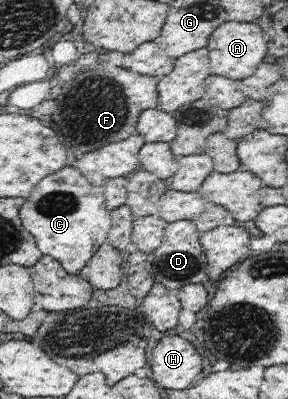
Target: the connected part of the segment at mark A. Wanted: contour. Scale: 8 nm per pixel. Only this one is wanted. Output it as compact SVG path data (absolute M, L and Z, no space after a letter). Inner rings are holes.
M226 20L221 23L210 36L209 63L212 74L222 75L233 80L242 80L254 72L264 62L267 53L267 43L263 28L257 23Z

